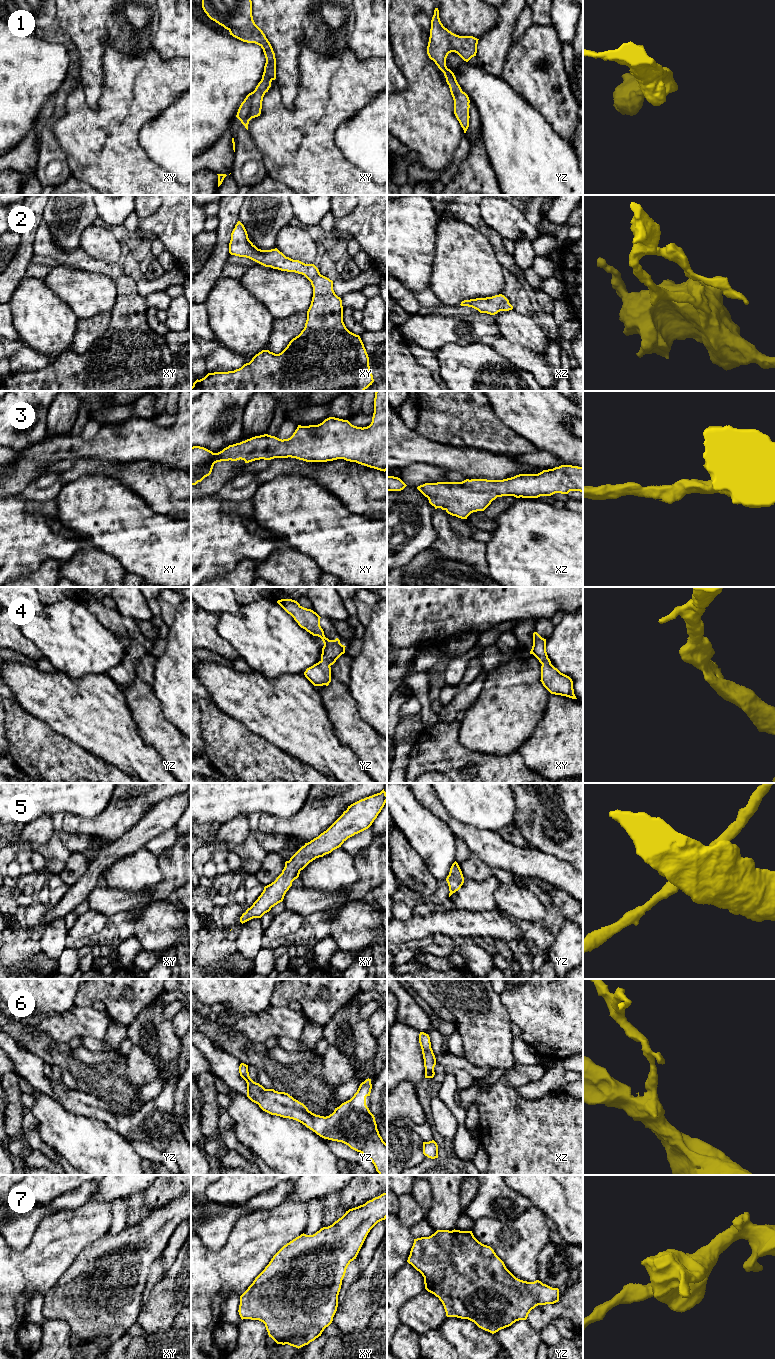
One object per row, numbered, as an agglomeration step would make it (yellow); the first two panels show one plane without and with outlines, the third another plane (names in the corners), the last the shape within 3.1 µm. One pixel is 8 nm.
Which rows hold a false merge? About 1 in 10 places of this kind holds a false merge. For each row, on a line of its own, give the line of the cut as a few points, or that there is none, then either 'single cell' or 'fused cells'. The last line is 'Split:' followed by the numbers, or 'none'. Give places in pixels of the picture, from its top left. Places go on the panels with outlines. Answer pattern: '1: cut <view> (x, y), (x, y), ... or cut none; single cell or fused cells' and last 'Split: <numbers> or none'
1: cut none; single cell
2: cut none; single cell
3: cut none; single cell
4: cut none; single cell
5: cut none; single cell
6: cut none; single cell
7: cut none; single cell
Split: none

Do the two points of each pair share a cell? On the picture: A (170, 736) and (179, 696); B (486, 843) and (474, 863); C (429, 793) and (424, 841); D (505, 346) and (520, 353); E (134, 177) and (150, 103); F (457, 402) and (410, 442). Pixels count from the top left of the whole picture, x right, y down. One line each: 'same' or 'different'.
A: different
B: different
C: different
D: same
E: same
F: different

